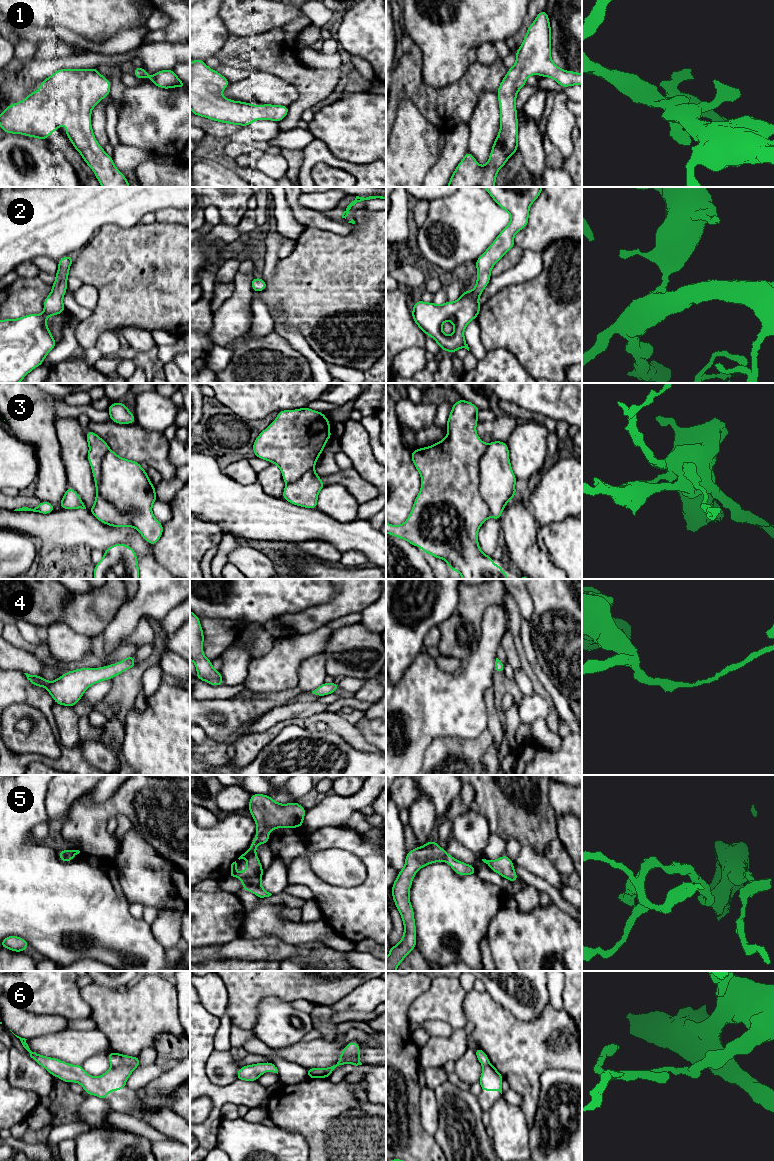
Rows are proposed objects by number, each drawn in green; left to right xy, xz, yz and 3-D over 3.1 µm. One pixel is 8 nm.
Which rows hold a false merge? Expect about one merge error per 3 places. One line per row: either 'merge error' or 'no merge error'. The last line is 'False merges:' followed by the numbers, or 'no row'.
1: no merge error
2: no merge error
3: no merge error
4: no merge error
5: no merge error
6: merge error
False merges: 6

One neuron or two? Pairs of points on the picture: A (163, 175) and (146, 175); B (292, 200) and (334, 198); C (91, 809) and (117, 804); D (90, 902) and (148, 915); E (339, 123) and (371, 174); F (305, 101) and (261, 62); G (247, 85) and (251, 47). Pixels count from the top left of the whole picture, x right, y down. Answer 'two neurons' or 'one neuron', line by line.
A: one neuron
B: two neurons
C: one neuron
D: two neurons
E: two neurons
F: one neuron
G: two neurons

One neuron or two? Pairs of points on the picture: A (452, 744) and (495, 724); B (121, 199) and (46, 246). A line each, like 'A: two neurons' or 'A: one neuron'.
A: two neurons
B: one neuron

